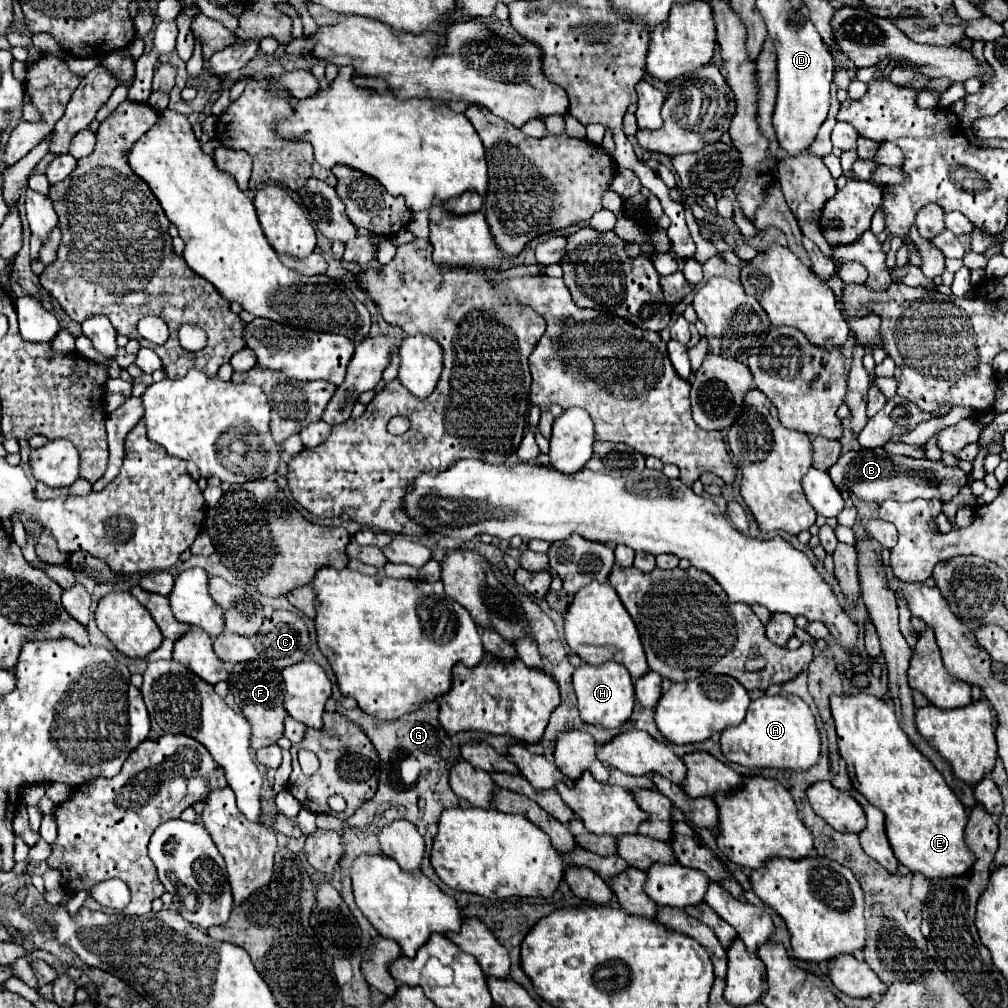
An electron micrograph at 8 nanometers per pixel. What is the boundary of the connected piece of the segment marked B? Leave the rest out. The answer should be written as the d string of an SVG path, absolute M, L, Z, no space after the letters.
M883 448L859 452L849 450L841 454L839 460L827 472L839 490L847 490L861 502L875 504L881 504L889 498L897 502L909 502L915 498L937 498L941 502L949 502L969 482L969 476L961 468L951 468L943 462L931 462L927 458L915 460L907 456L893 456Z

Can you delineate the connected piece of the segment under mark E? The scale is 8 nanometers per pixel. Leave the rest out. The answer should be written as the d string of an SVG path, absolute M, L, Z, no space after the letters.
M864 691L843 698L831 698L831 714L835 720L837 736L839 736L839 752L847 762L847 772L855 790L859 790L873 806L877 806L885 814L885 830L889 844L895 852L899 864L907 866L913 874L919 872L929 880L941 880L951 876L963 876L973 868L973 852L965 844L965 826L967 826L967 810L953 794L953 790L945 784L939 770L925 758L917 746L909 740L909 736L901 730L895 710L881 698Z

